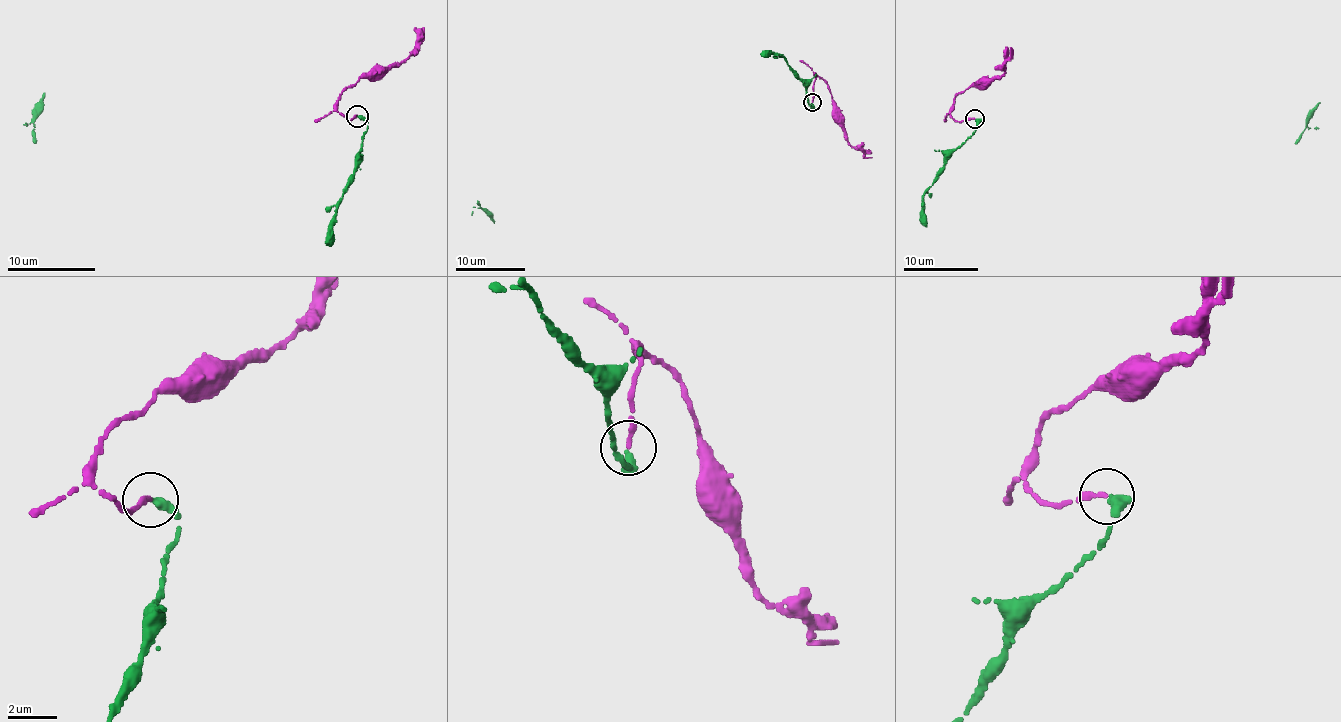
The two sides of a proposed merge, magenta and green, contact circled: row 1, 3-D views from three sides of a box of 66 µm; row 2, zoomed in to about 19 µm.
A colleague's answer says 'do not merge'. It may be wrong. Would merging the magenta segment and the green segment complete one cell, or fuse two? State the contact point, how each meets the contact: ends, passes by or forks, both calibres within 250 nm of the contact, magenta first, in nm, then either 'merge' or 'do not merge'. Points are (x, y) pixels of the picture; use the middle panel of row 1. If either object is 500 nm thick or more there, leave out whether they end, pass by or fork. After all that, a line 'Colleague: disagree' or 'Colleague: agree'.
(812, 102) | magenta ends | green ends | 200/400 nm | merge
Colleague: disagree

